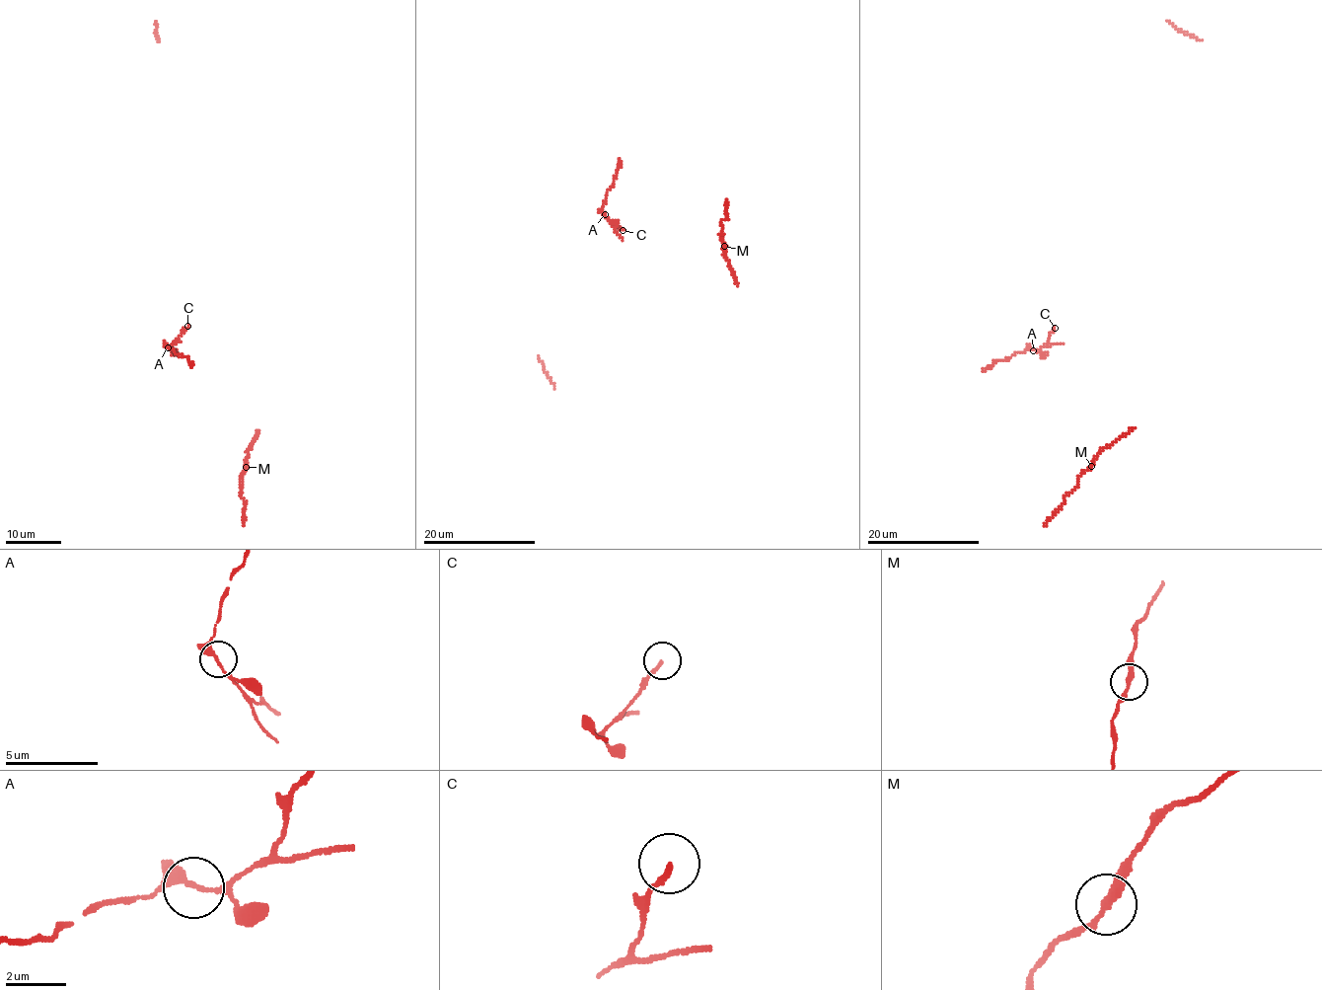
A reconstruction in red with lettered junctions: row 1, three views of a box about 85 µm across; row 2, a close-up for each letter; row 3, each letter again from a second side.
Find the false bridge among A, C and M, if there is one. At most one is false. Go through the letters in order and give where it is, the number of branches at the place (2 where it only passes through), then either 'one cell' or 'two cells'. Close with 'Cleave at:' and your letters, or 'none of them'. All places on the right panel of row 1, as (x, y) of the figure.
A: place (1033, 350); branches 3; one cell
C: place (1055, 328); branches 1; one cell
M: place (1091, 466); branches 2; one cell
Cleave at: none of them

